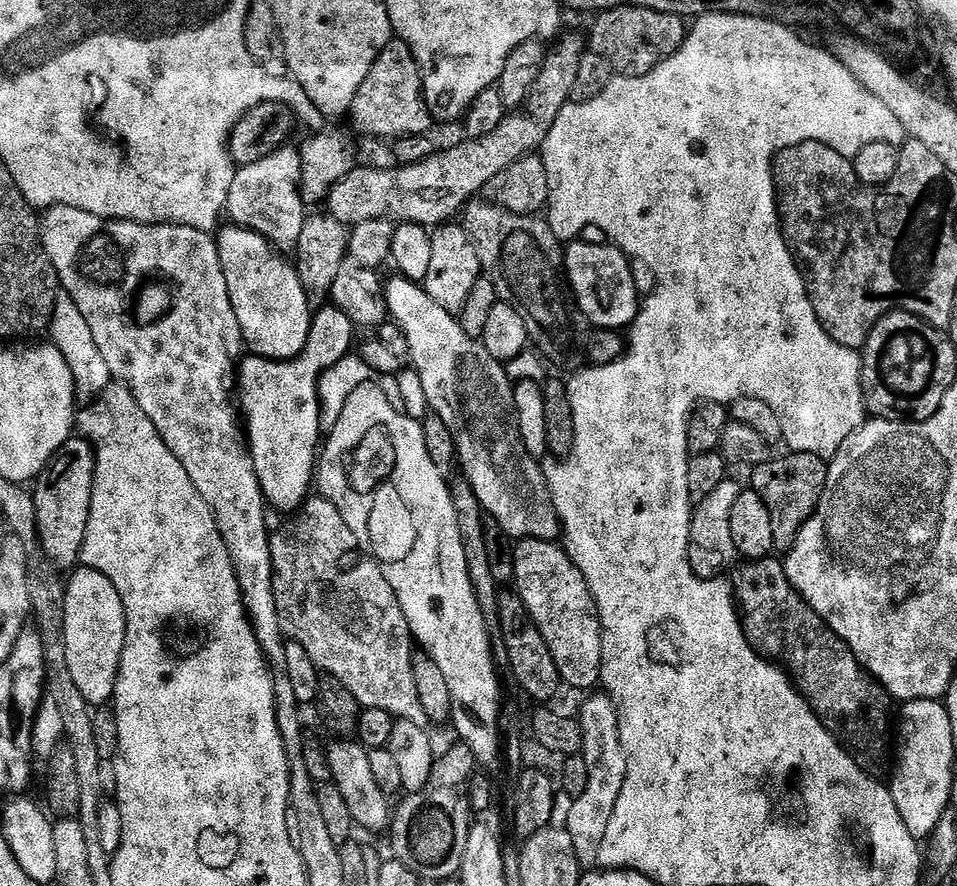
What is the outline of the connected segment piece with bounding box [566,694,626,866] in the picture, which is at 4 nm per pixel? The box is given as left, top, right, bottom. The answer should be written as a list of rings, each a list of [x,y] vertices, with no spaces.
[[[607,694],[592,696],[578,712],[582,728],[582,748],[580,755],[586,762],[586,790],[571,801],[566,829],[573,842],[577,862],[582,866],[596,864],[598,850],[602,850],[602,838],[606,838],[606,826],[610,824],[610,814],[622,794],[622,782],[626,772],[626,756],[622,754],[620,735],[618,734],[618,716],[612,699]]]

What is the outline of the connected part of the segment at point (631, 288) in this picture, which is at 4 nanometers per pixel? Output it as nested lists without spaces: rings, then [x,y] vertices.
[[[608,242],[580,243],[569,243],[564,252],[566,284],[574,297],[575,307],[576,304],[580,307],[581,314],[593,324],[593,329],[627,329],[636,319],[642,303],[642,296],[636,293],[638,282],[631,276],[629,257]]]

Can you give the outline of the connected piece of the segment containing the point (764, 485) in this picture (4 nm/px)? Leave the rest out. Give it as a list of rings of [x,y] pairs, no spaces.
[[[789,451],[788,456],[770,458],[765,464],[751,469],[751,491],[766,502],[766,510],[770,510],[770,523],[774,529],[774,549],[777,553],[787,554],[792,549],[802,526],[814,514],[818,502],[822,498],[822,490],[826,486],[828,464],[825,457],[815,456],[809,452]]]

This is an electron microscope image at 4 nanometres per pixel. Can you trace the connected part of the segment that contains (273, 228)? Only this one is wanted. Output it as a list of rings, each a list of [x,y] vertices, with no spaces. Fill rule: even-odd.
[[[292,146],[278,149],[274,154],[262,158],[262,162],[237,167],[234,182],[230,182],[227,219],[229,216],[232,219],[229,221],[237,228],[258,234],[281,253],[291,253],[302,234],[306,219],[306,205],[298,187],[299,178],[300,153]]]

